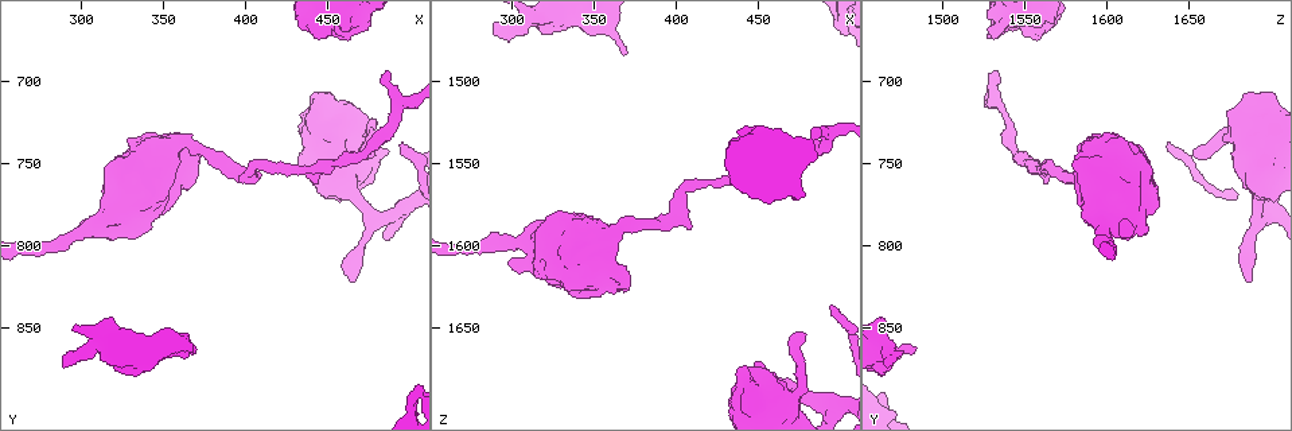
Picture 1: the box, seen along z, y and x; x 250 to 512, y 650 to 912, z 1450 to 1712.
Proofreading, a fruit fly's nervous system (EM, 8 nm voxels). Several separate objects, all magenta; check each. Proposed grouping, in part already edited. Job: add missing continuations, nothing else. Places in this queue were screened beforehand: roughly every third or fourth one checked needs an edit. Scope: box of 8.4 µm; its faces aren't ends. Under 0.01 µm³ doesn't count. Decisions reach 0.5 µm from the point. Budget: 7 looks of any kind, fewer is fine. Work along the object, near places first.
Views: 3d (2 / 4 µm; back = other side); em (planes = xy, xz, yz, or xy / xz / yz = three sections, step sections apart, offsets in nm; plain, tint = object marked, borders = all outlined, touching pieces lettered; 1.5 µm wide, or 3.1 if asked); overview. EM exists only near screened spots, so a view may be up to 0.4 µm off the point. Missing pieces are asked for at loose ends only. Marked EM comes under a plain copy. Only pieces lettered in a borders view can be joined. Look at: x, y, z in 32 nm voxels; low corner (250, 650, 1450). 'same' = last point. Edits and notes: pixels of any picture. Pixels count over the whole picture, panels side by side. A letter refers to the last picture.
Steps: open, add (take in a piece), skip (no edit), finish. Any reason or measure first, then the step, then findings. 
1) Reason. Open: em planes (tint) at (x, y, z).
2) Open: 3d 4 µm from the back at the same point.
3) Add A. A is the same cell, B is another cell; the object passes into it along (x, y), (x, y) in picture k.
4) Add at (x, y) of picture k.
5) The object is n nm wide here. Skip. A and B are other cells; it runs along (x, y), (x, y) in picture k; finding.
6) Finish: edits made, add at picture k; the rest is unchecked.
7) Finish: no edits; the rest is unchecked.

Branch stops here. Open: em planes (borders) at (464, 822, 1688).

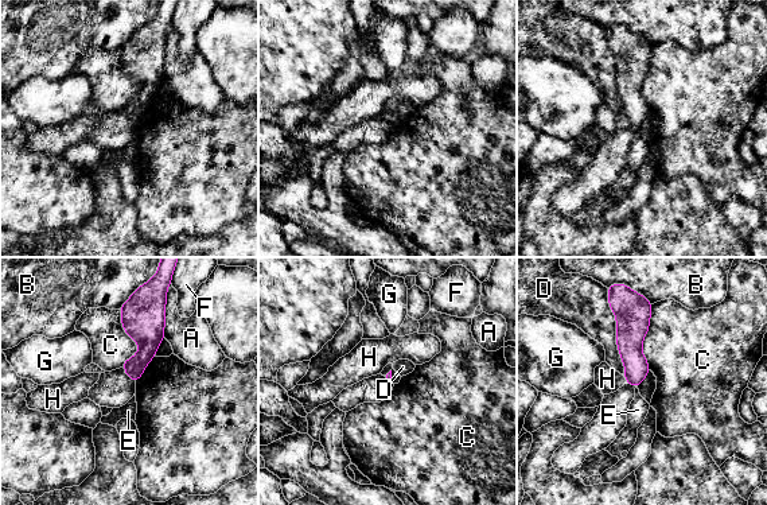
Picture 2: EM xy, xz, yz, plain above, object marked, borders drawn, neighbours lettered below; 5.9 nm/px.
Skip. A, B, C, D, E, F, G and H are other cells; none of them fits.

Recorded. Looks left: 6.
Thick end. Open: 3d 4 µm from the back at (338, 790, 1622).

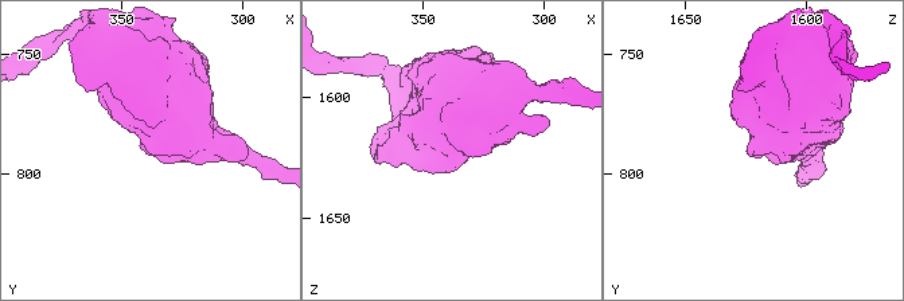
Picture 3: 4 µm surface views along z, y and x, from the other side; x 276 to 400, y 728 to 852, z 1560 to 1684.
Open: em yz step 8 (borders) at (335, 791, 1621).

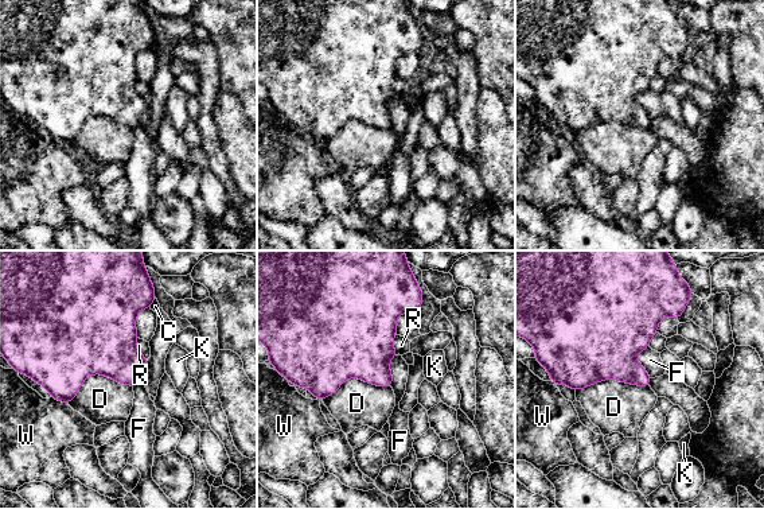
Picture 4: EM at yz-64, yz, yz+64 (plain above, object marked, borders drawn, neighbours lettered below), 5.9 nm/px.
Open: em planes (borders) at the same point.

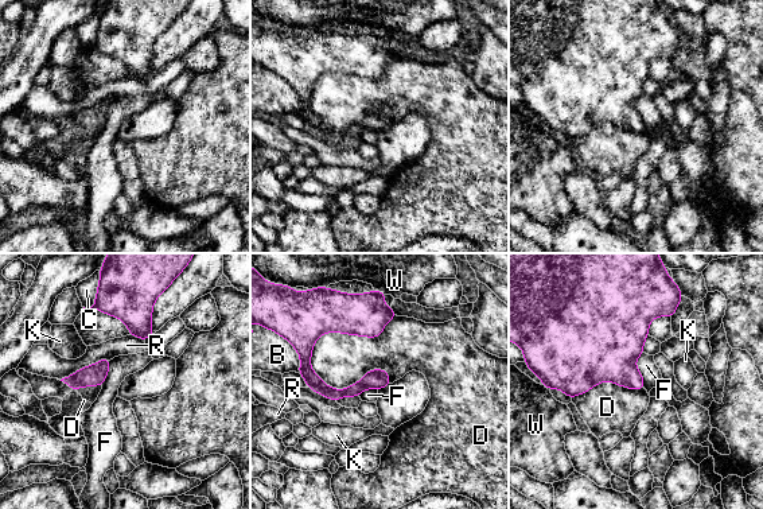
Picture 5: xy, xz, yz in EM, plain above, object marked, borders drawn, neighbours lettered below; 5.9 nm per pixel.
Skip. B, C, D, F, K, R and W are other cells; none of them fits.

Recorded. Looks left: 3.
Thick end. Open: 3d 4 µm from the back at (444, 672, 1530).

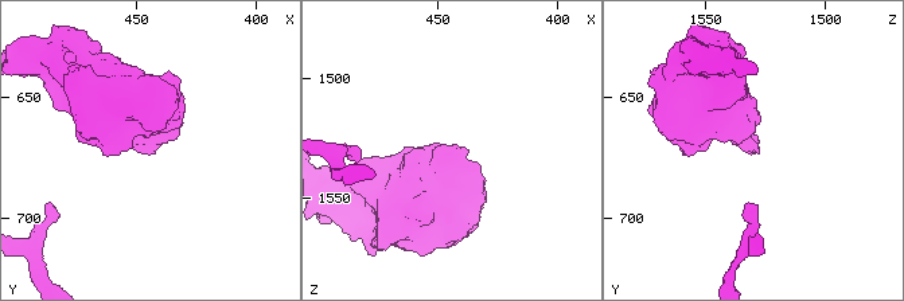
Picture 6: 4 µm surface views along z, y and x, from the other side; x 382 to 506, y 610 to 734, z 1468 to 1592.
Need the tissue. Open: em planes (borders) at (443, 672, 1531).

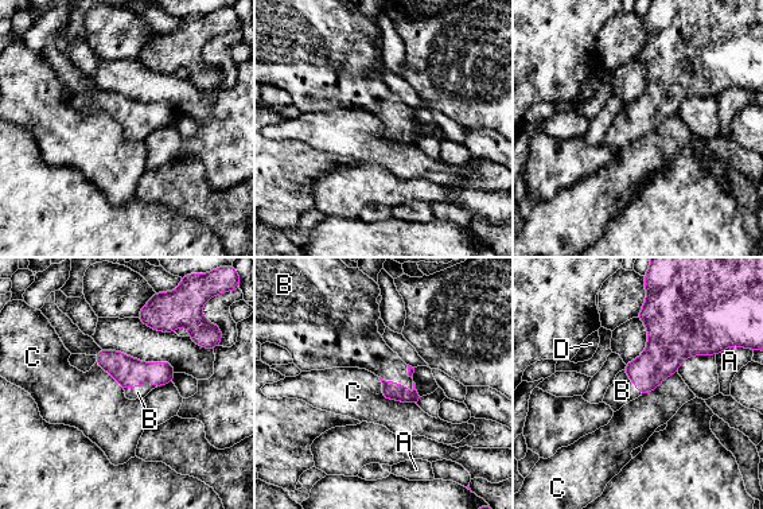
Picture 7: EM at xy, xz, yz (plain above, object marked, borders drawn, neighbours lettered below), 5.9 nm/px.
Add B. B is the same cell, A, C and D are other cells; the neuron continues.

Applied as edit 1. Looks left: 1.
Finish: edits made, add at picture 7; the rest is unchecked.

